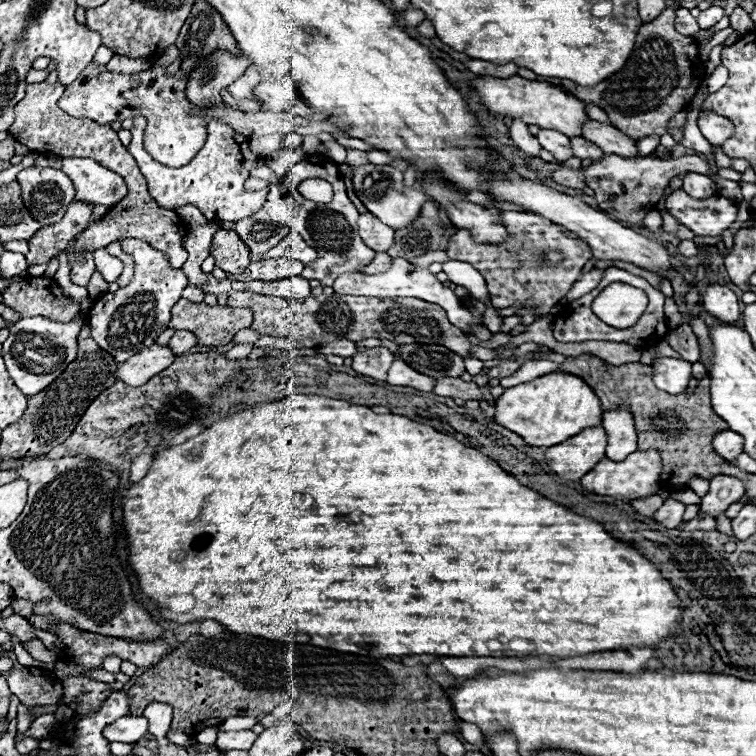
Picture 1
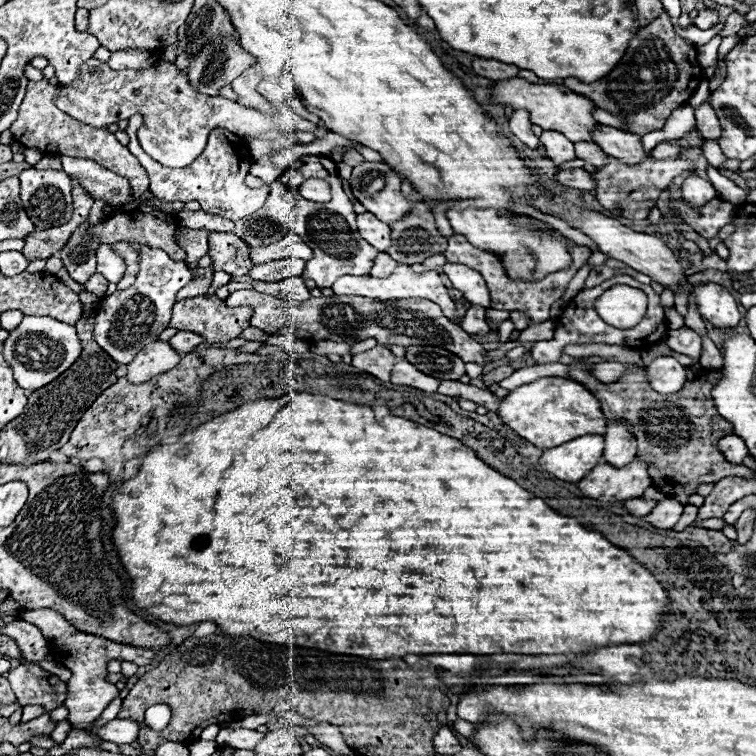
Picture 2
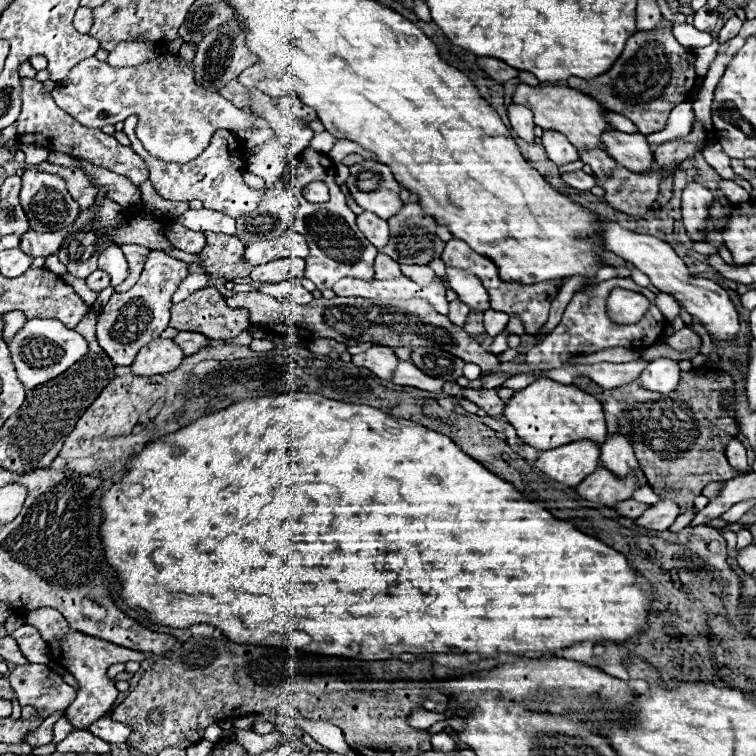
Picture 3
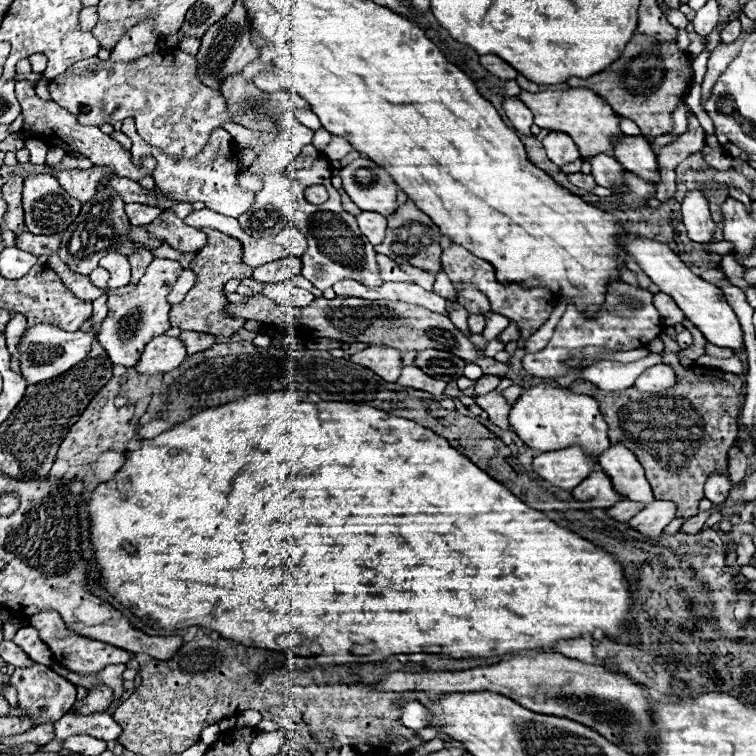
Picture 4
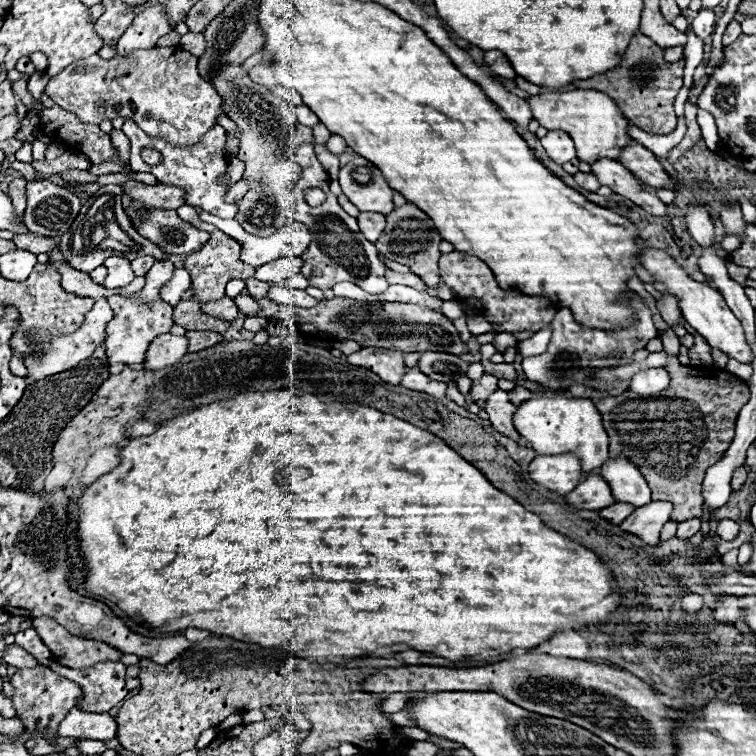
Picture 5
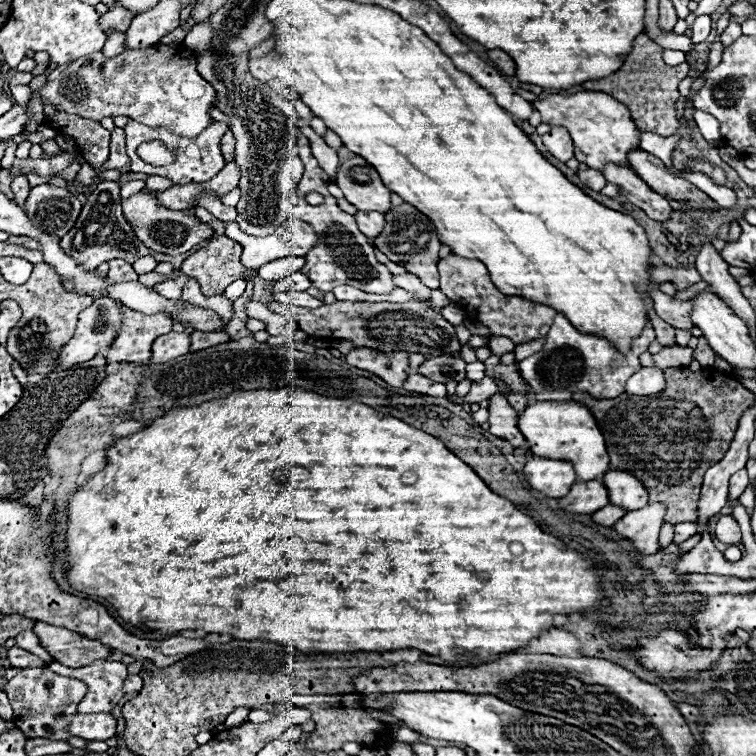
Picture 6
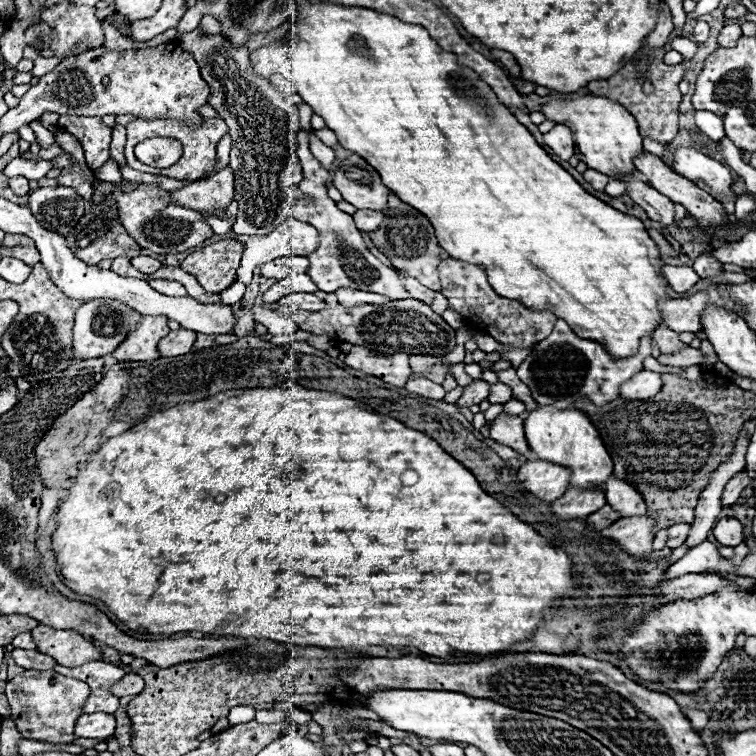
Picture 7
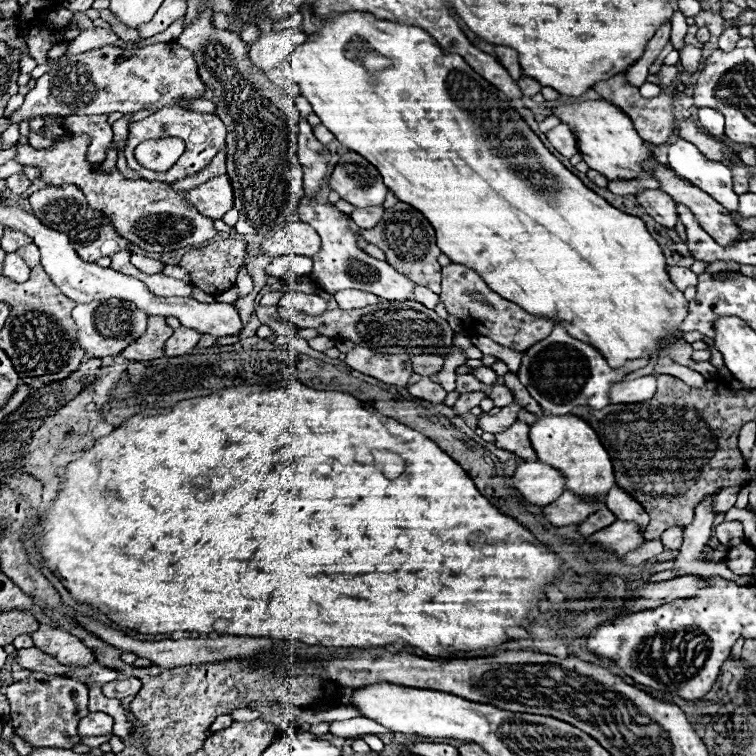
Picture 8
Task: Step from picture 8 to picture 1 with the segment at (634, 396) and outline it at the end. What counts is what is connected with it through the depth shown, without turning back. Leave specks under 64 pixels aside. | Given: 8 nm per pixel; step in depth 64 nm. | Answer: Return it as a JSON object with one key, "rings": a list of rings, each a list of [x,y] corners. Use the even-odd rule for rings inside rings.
{"rings":[[[660,358],[654,368],[654,384],[656,388],[668,392],[668,394],[680,394],[688,388],[688,382],[692,378],[692,364],[678,358]]]}

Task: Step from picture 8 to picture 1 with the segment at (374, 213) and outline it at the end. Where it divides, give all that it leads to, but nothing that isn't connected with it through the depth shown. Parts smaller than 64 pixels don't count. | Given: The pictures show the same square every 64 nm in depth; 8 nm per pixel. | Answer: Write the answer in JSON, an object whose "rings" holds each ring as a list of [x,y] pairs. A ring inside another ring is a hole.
{"rings":[[[360,214],[358,218],[358,232],[368,248],[374,252],[386,252],[394,244],[394,230],[376,220],[372,214]]]}

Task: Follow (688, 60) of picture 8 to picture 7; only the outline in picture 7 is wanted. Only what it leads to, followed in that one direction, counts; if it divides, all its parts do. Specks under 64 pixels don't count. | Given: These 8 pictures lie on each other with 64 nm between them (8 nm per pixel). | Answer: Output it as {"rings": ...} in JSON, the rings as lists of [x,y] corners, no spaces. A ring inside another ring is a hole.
{"rings":[[[686,36],[672,38],[670,46],[672,46],[676,52],[680,52],[680,54],[684,56],[684,60],[692,60],[694,54],[696,54],[696,44],[694,44],[690,38],[686,38]]]}

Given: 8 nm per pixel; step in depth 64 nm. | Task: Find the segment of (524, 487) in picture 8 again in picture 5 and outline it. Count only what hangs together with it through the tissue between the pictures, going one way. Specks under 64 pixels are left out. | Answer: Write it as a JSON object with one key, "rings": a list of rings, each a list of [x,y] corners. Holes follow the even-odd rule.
{"rings":[[[552,454],[536,456],[530,462],[530,474],[534,482],[554,490],[558,494],[568,494],[582,480],[582,464],[576,454]]]}

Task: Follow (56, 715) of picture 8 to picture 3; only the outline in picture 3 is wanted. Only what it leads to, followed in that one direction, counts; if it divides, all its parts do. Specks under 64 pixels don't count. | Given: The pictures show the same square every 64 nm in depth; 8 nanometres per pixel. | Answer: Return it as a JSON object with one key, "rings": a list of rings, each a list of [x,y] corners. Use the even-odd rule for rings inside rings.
{"rings":[[[44,664],[16,666],[8,676],[20,706],[34,706],[40,718],[48,718],[74,700],[76,690]]]}

